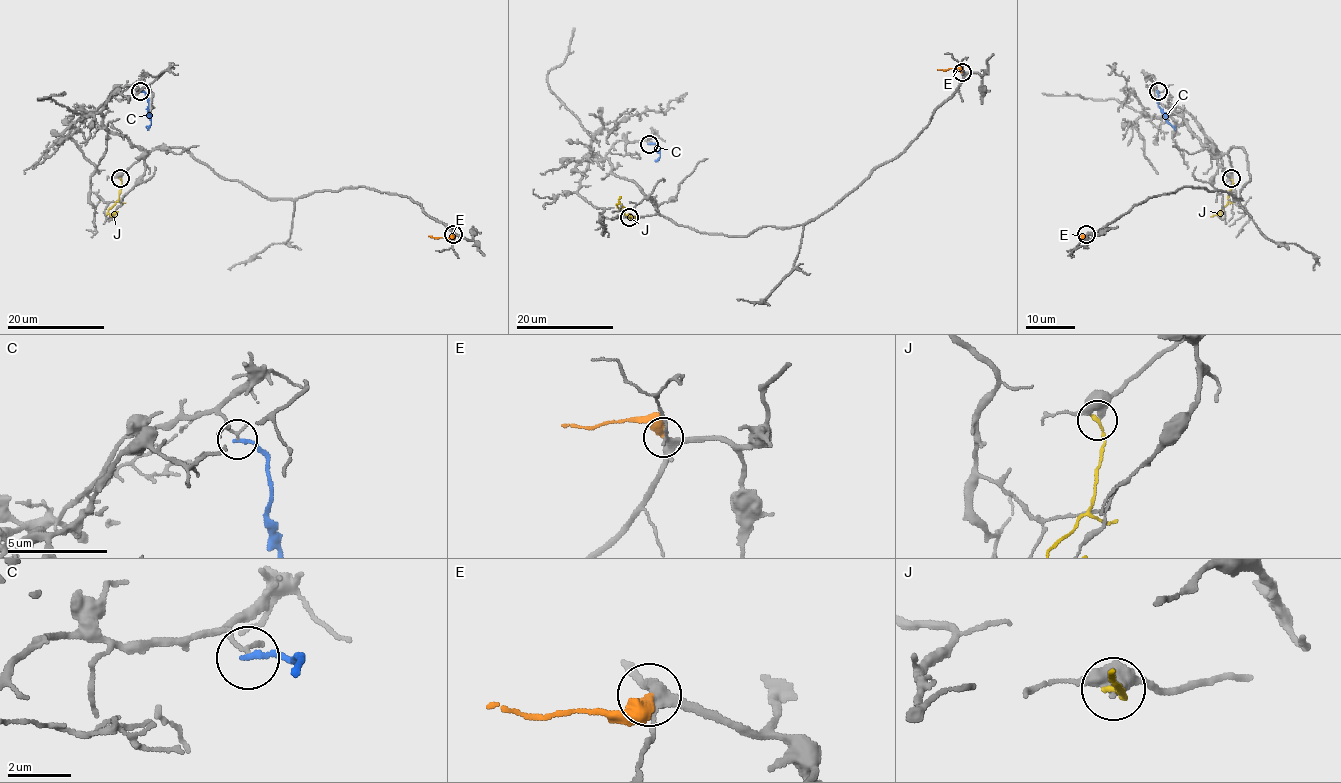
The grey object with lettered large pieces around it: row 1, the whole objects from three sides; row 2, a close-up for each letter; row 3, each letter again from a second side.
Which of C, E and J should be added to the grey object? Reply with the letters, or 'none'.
E

